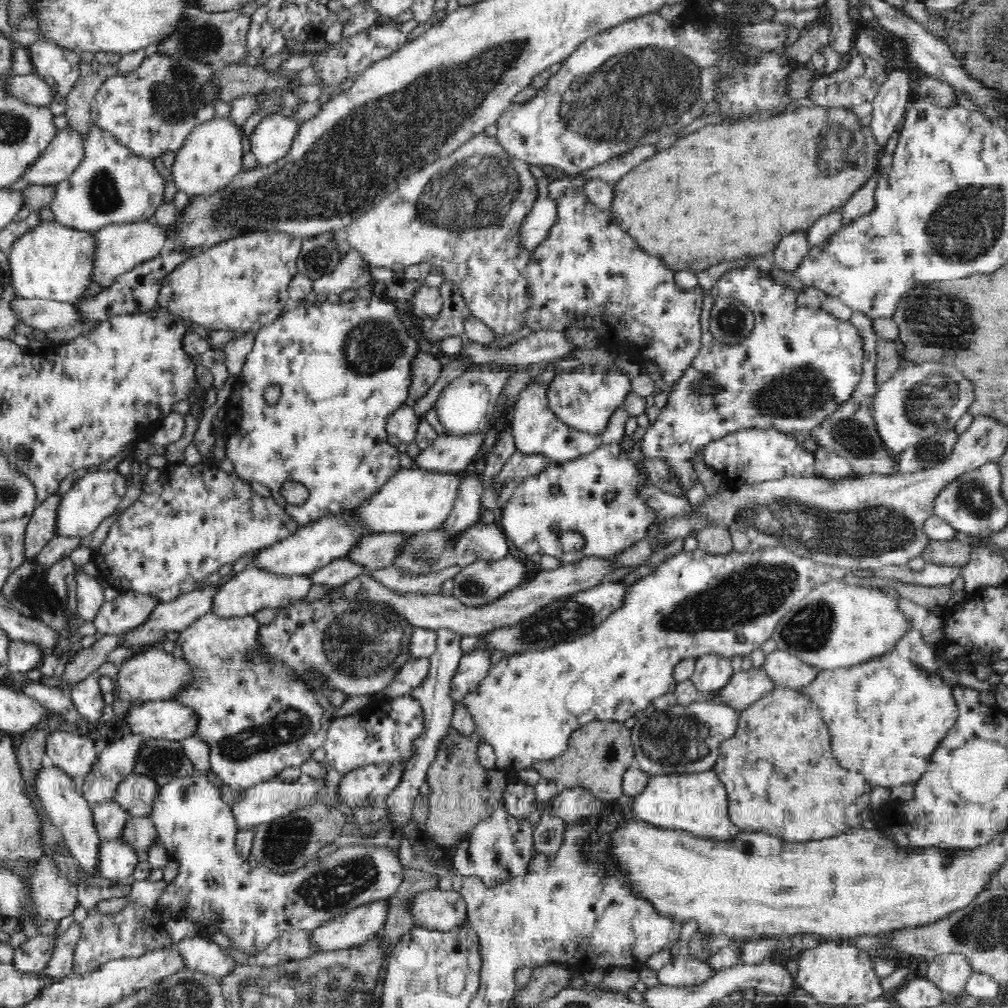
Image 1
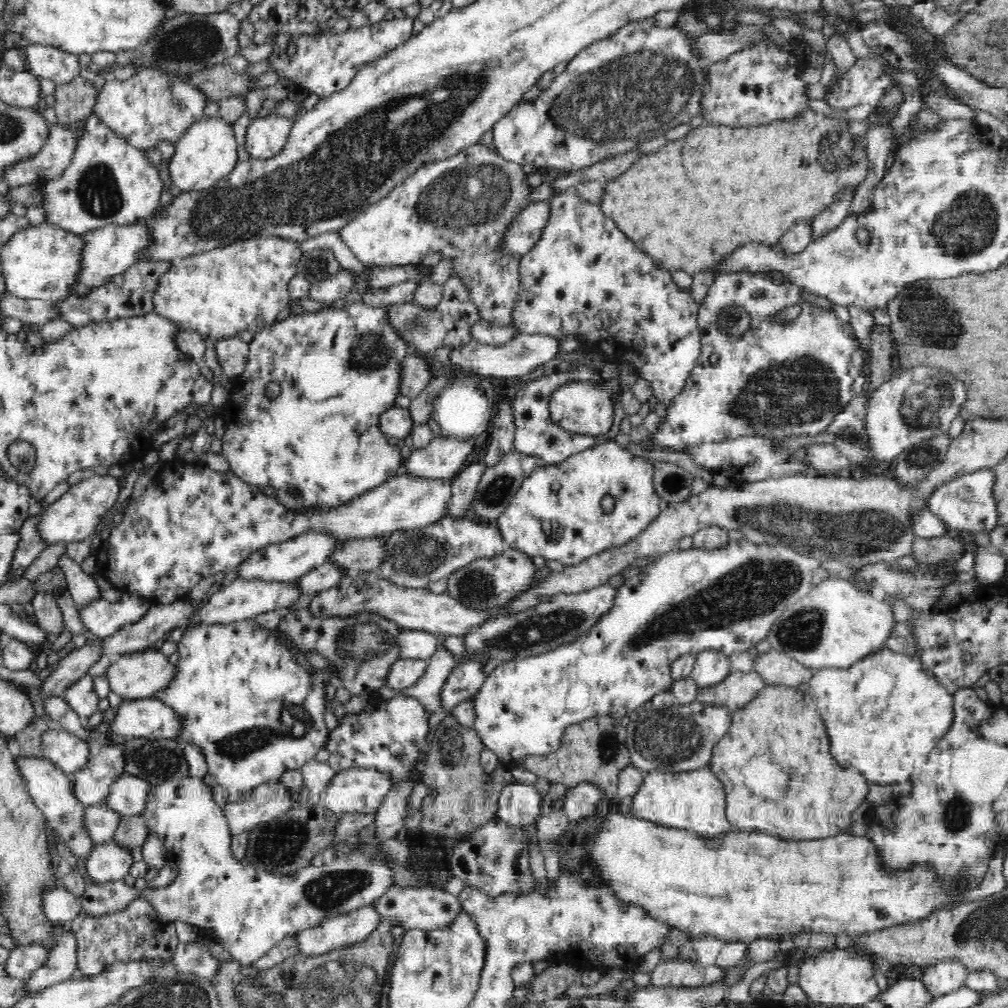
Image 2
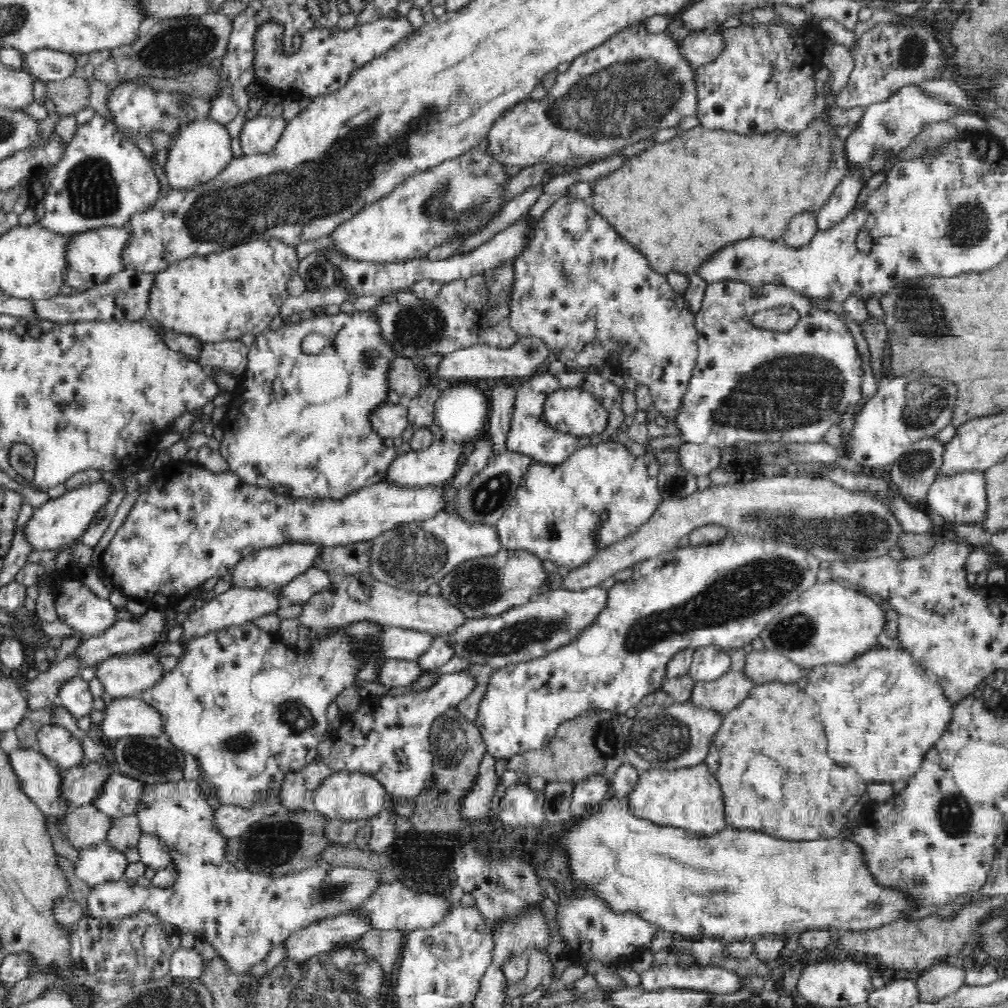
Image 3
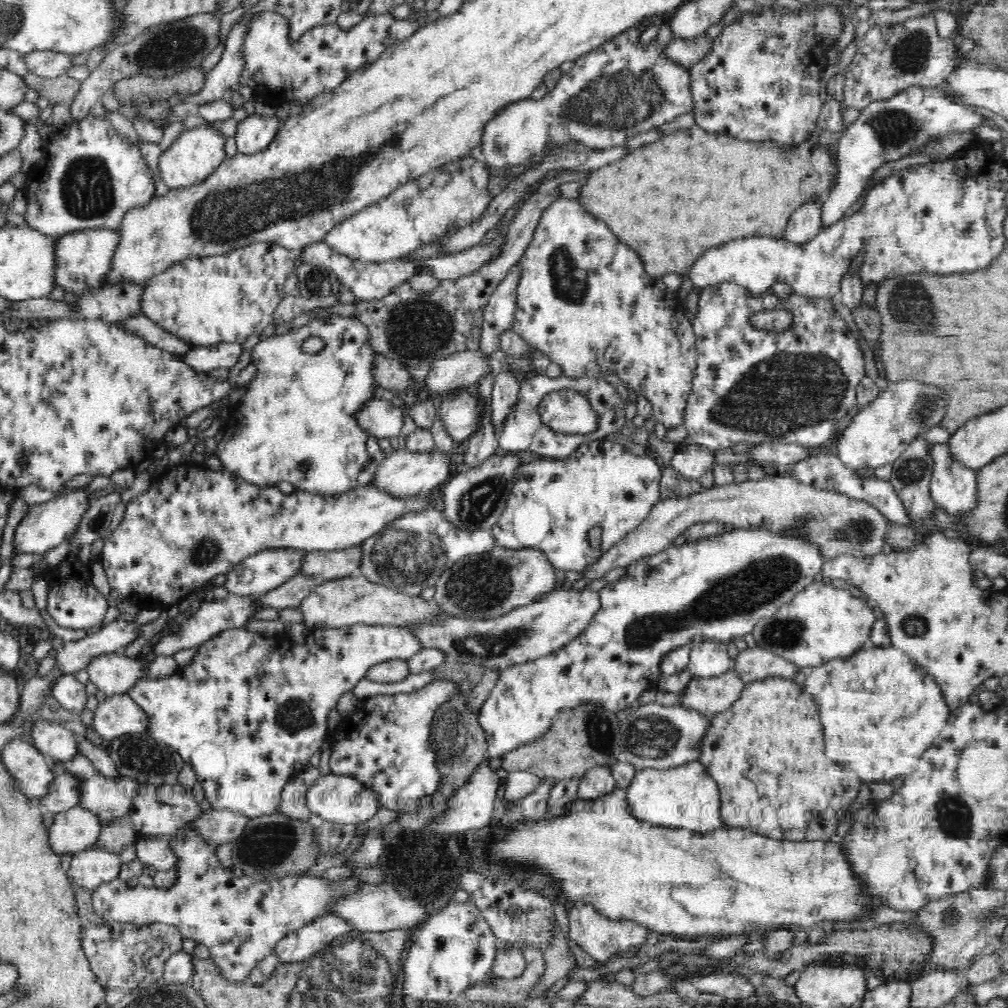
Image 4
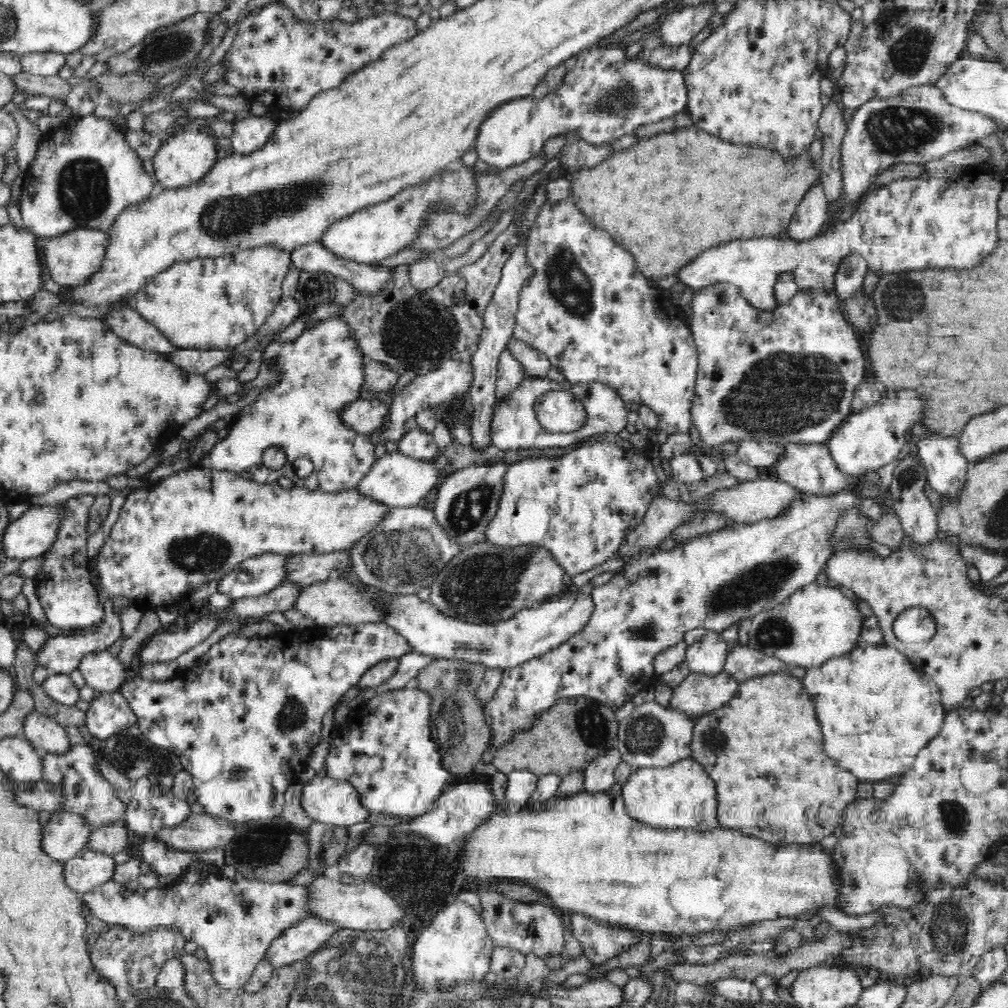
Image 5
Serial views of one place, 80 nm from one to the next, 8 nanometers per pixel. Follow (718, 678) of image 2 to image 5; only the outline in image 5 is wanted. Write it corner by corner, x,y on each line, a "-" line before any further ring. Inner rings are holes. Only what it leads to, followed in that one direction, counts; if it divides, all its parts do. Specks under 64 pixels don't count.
708,632
688,646
685,663
690,672
708,677
724,673
728,658
726,644
723,637

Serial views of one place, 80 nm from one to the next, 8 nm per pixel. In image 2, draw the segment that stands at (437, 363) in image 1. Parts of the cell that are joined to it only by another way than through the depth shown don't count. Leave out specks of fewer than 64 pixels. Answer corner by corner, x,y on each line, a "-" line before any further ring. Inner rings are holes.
412,354
404,360
403,380
401,386
402,396
416,398
433,379
432,366
417,354

